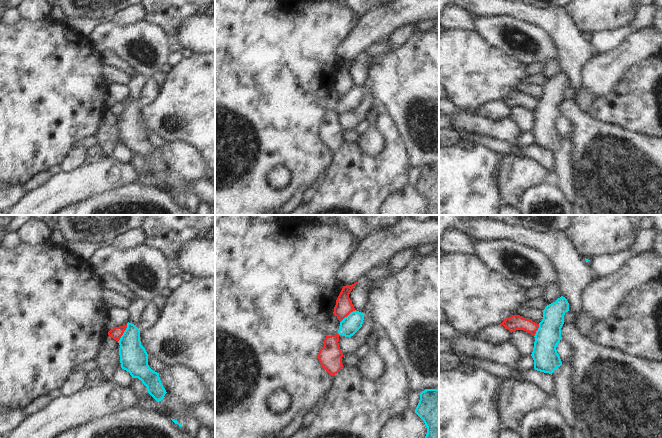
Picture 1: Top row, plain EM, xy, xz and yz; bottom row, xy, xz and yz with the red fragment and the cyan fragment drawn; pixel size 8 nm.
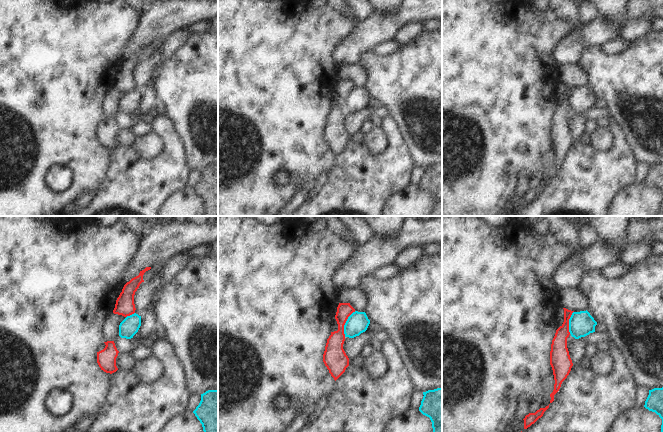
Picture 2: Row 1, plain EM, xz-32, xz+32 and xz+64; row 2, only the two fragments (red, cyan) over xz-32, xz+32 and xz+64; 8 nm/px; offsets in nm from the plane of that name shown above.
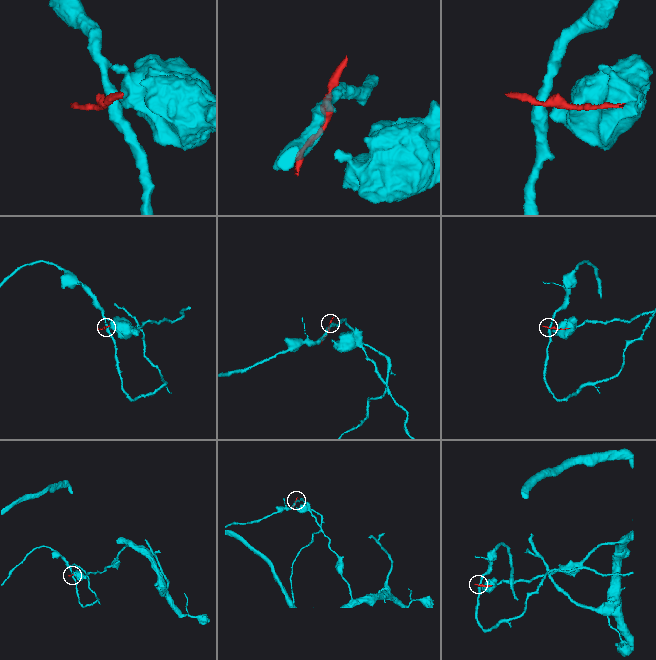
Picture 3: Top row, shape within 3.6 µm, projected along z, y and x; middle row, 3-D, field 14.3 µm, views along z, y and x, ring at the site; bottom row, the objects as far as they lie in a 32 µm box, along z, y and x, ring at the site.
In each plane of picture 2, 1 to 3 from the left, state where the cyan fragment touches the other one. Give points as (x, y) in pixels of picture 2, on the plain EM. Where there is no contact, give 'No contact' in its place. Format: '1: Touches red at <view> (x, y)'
1: Touches red at xz-32 (130, 90)
2: Touches red at xz+32 (345, 98)
3: Touches red at xz+64 (568, 98)

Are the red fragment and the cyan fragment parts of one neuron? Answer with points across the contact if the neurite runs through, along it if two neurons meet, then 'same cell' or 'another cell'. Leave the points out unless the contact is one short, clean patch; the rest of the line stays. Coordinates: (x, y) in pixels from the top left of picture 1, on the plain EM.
along xy (127, 100), (118, 117) | another cell

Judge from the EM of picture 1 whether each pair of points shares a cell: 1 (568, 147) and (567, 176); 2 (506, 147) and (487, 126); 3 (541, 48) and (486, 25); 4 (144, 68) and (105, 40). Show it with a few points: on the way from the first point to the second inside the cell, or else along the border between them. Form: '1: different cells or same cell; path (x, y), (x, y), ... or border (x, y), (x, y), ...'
1: same cell; path (566, 154), (566, 169)
2: different cells; border (478, 134), (515, 143)
3: same cell; path (530, 35), (516, 26), (500, 25)
4: same cell; path (134, 59), (128, 56), (115, 43)

